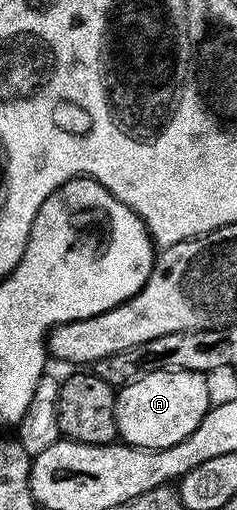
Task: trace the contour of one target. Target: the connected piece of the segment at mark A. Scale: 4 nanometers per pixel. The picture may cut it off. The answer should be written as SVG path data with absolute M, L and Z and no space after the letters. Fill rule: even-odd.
M155 372L131 380L116 394L116 431L119 439L135 448L169 448L182 442L190 434L194 434L198 422L202 422L202 418L208 413L208 380L209 377L203 372Z

